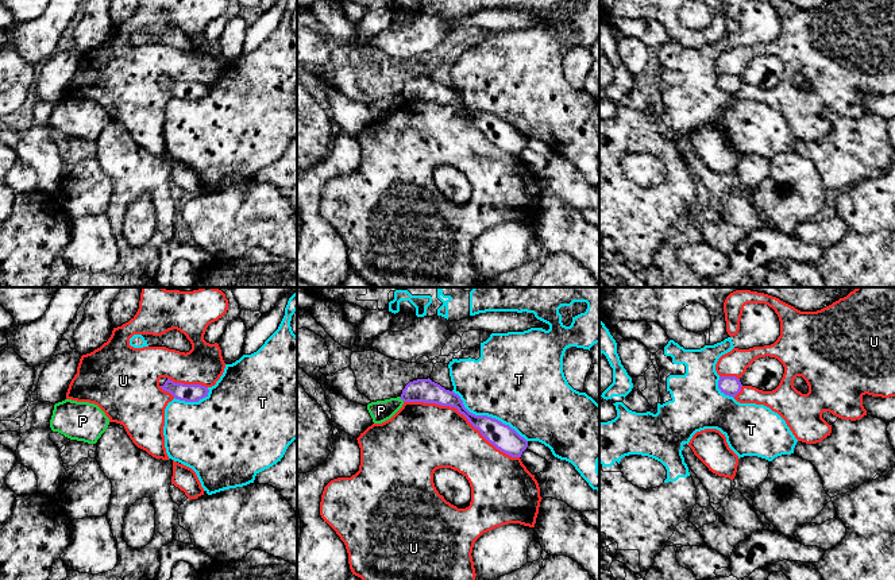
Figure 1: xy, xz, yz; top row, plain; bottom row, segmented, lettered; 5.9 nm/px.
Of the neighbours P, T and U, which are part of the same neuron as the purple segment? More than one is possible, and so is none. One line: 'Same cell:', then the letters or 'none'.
Same cell: none

